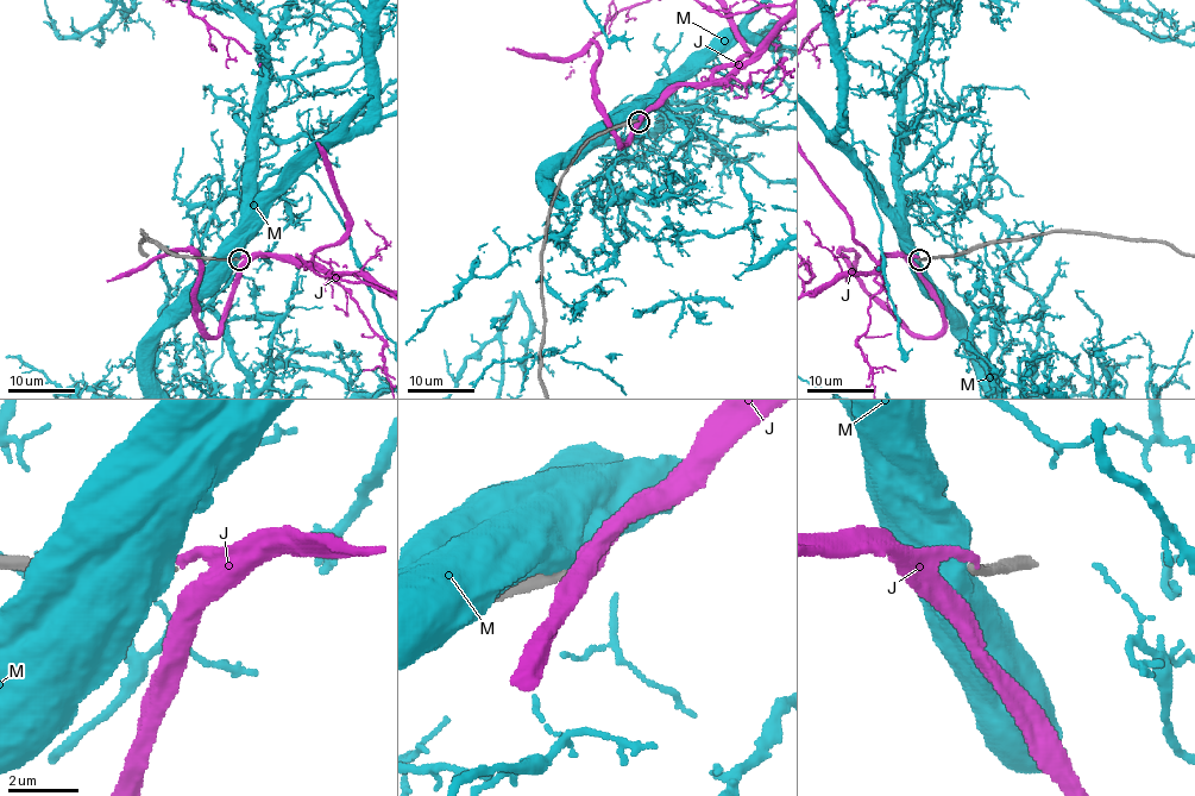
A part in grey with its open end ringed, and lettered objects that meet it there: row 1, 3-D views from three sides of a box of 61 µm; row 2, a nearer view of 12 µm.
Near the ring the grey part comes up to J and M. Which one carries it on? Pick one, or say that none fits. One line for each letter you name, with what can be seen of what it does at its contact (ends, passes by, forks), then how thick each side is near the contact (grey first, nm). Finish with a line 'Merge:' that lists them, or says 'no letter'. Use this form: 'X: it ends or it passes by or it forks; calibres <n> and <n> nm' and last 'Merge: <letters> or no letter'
J: it ends; calibres 280 and 260 nm
Merge: J

